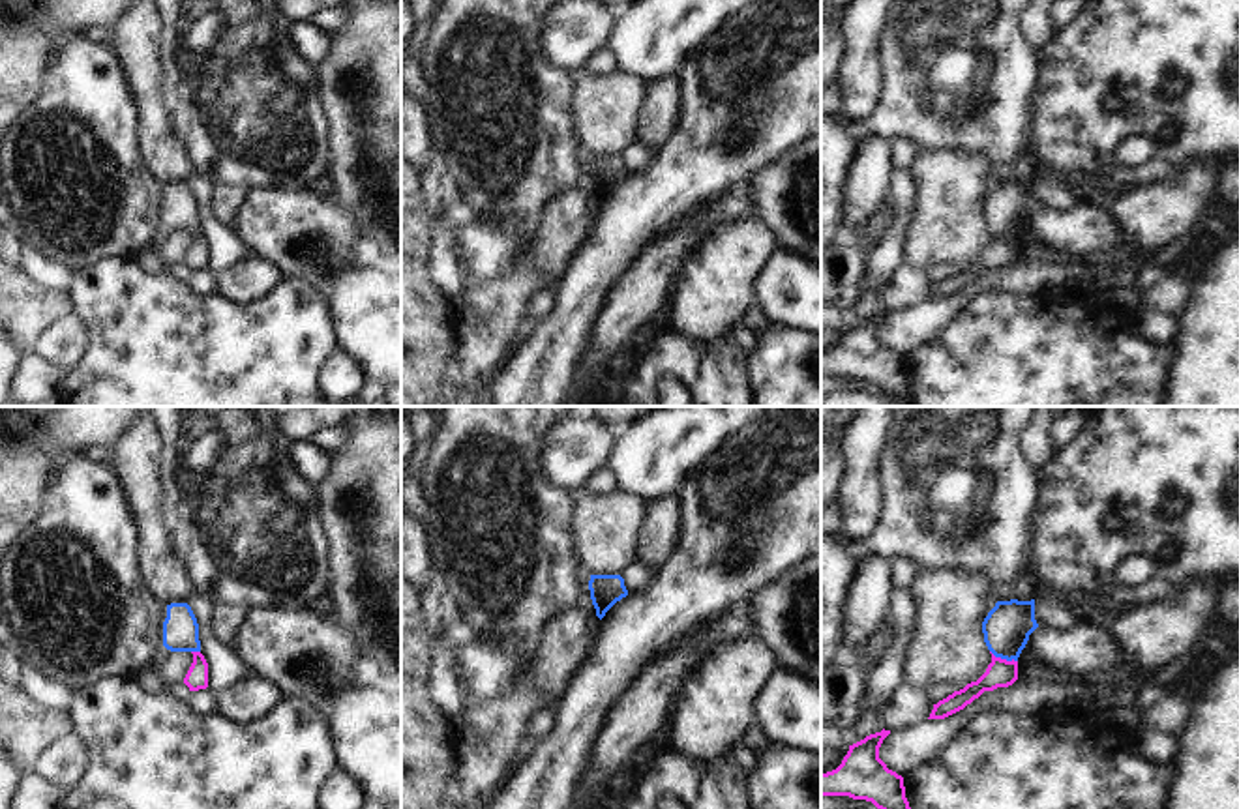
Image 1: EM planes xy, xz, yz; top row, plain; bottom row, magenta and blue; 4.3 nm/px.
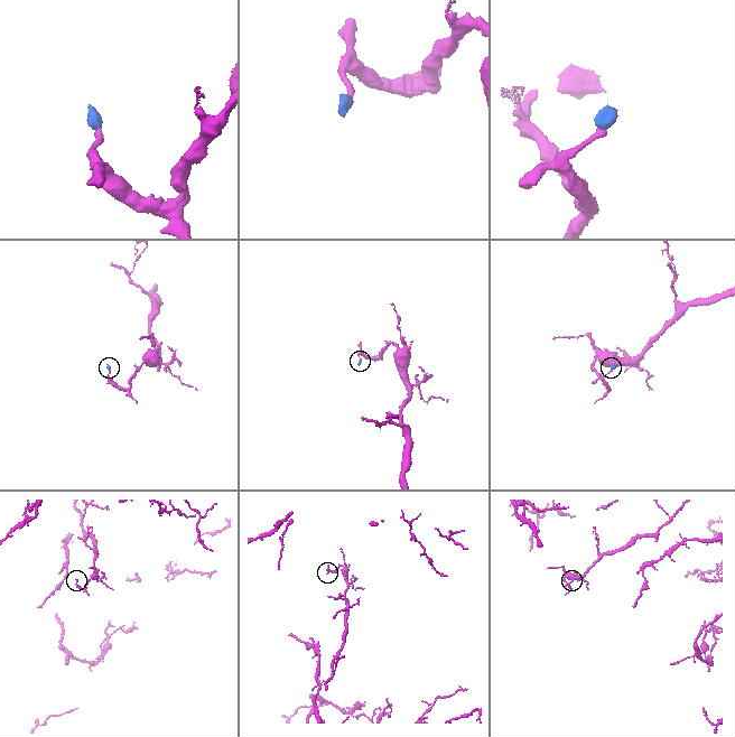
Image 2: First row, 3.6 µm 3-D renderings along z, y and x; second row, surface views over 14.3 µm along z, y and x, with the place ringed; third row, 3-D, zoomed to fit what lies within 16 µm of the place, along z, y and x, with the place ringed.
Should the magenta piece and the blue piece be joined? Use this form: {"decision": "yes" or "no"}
{"decision": "yes"}

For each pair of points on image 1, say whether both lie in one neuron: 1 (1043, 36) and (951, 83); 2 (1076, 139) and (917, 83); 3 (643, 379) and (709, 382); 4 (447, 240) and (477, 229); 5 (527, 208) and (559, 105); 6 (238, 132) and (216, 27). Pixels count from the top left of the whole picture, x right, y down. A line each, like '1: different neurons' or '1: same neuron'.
1: different neurons
2: different neurons
3: same neuron
4: different neurons
5: same neuron
6: same neuron

